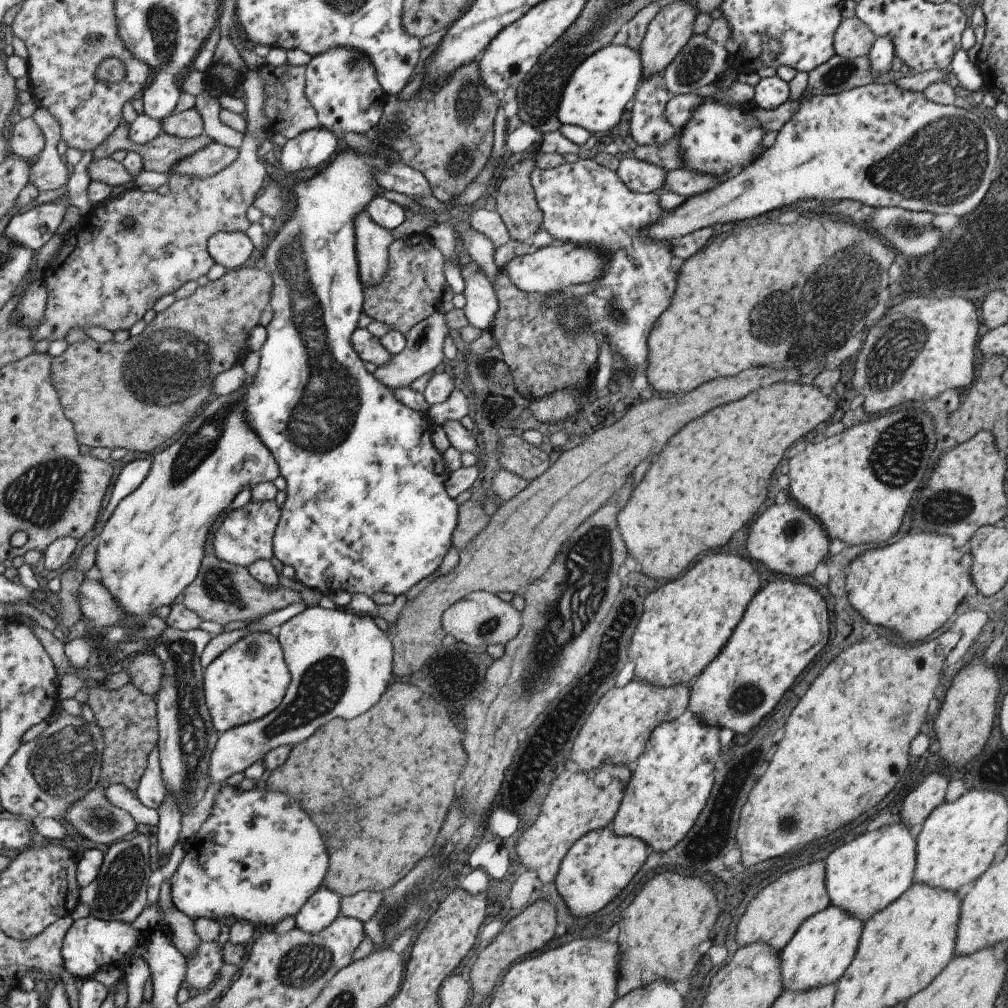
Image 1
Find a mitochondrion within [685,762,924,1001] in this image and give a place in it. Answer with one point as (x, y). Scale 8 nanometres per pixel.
(793, 823)

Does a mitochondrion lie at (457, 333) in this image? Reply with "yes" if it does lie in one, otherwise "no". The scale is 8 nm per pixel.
no

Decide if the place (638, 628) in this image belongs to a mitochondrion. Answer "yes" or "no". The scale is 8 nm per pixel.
no

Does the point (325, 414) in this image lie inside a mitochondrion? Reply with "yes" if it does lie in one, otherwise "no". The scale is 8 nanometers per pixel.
yes

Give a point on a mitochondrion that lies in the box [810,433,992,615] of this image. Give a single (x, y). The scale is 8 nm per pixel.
(945, 507)

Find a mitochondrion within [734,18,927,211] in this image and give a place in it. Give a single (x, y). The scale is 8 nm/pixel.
(837, 76)

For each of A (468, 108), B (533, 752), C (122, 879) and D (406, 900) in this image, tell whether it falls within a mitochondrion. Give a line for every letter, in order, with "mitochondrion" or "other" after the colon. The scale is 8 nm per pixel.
A: mitochondrion
B: other
C: mitochondrion
D: mitochondrion

